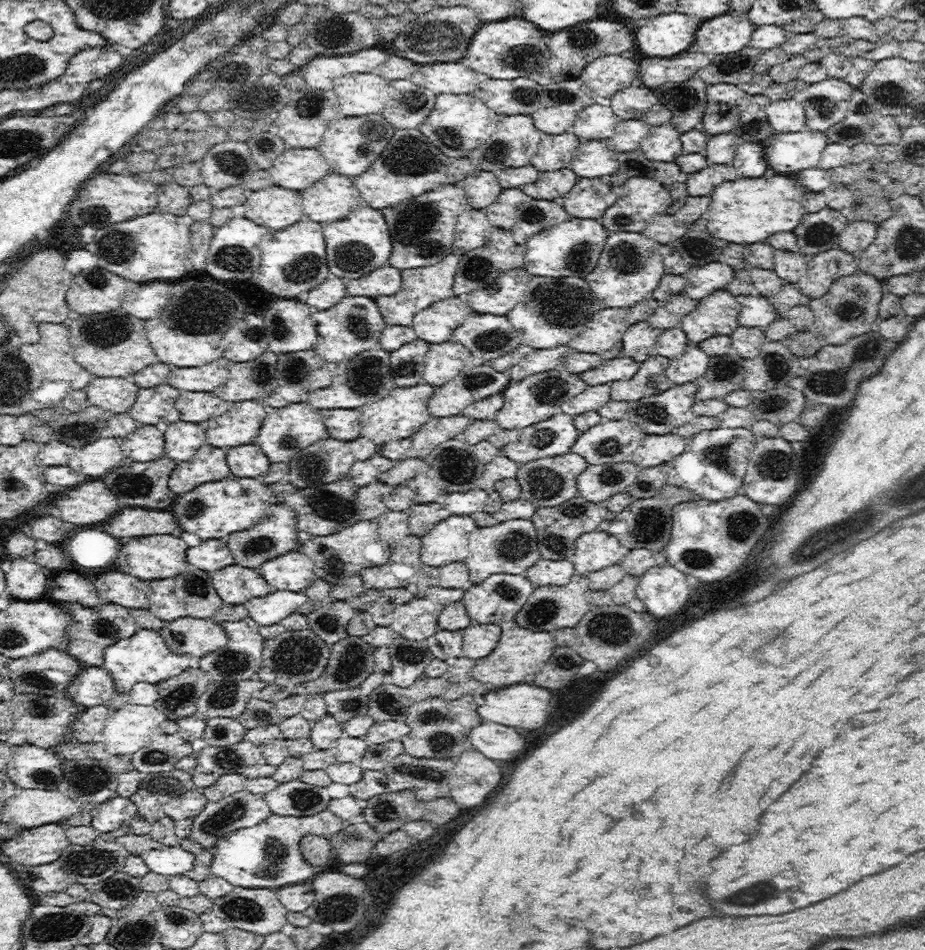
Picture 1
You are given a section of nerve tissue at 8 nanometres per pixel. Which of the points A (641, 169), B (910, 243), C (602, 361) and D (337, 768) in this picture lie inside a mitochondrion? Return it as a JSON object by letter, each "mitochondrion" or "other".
{"A":"other","B":"mitochondrion","C":"other","D":"other"}

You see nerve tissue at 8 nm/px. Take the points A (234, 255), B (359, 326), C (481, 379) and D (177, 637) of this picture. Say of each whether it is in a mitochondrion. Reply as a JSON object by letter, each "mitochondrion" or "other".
{"A":"mitochondrion","B":"mitochondrion","C":"mitochondrion","D":"mitochondrion"}

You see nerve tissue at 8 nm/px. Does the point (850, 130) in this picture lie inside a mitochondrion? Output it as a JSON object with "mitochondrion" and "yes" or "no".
{"mitochondrion":"yes"}

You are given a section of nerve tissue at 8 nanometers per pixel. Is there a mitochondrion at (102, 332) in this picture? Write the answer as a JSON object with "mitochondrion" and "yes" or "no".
{"mitochondrion":"yes"}

